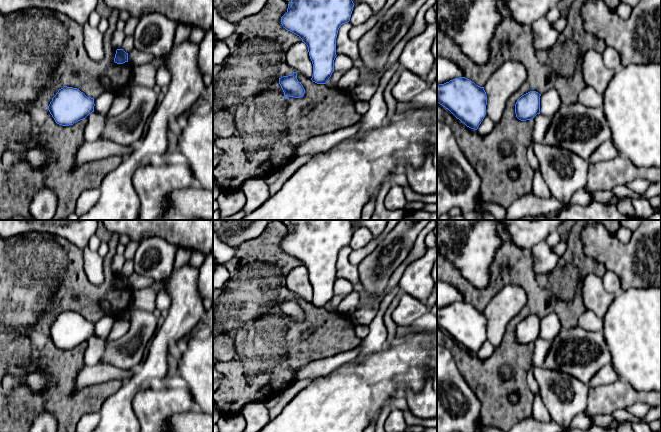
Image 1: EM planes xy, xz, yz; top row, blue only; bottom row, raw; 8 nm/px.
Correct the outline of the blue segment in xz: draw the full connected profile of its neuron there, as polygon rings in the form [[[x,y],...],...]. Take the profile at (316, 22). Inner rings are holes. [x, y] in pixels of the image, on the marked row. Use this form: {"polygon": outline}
{"polygon": [[[291,0],[287,12],[281,17],[281,24],[302,39],[308,47],[310,59],[313,64],[313,75],[311,80],[317,84],[326,84],[334,72],[334,60],[336,58],[336,38],[342,24],[348,23],[353,11],[352,0]]]}

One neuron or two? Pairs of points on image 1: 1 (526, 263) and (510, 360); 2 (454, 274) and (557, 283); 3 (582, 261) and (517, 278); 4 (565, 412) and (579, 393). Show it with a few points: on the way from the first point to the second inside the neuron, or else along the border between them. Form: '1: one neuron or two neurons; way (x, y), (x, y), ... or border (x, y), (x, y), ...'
1: one neuron; way (532, 287), (532, 304), (512, 324), (510, 336)
2: one neuron; way (478, 293), (487, 293), (502, 278), (531, 283)
3: one neuron; way (566, 276), (559, 283), (533, 283)
4: one neuron; way (568, 407), (575, 398)

